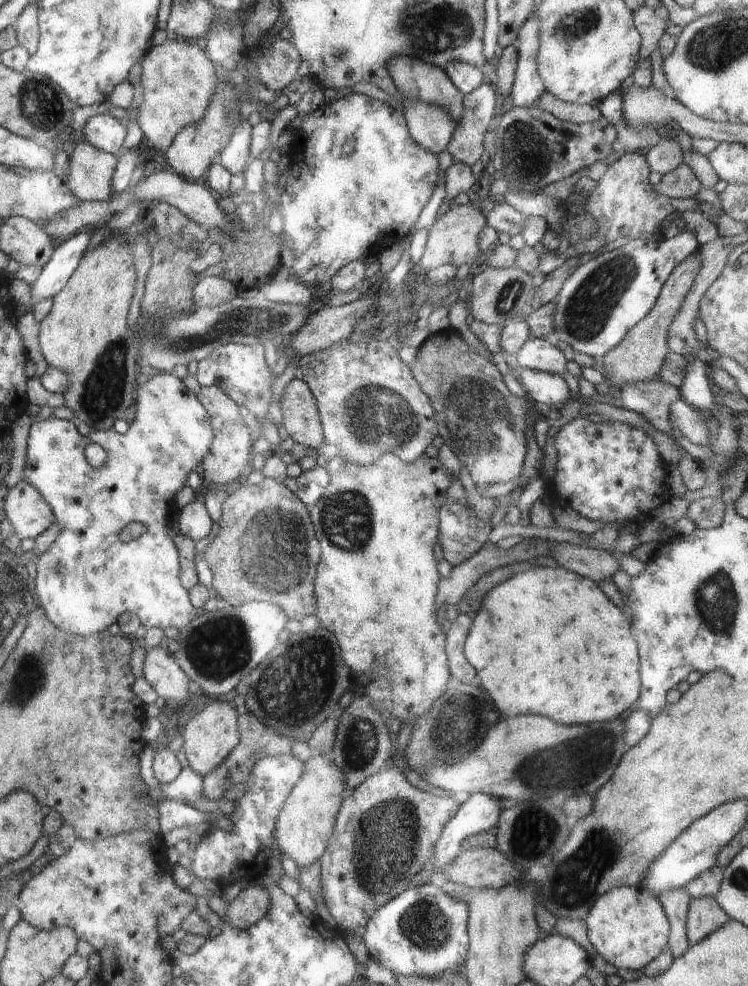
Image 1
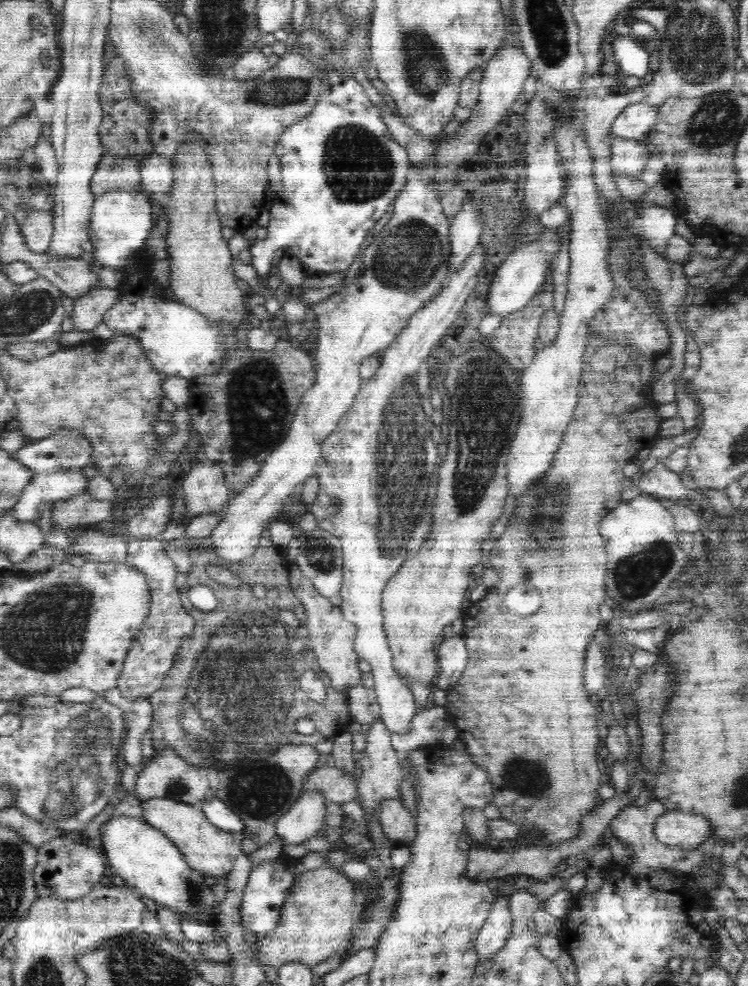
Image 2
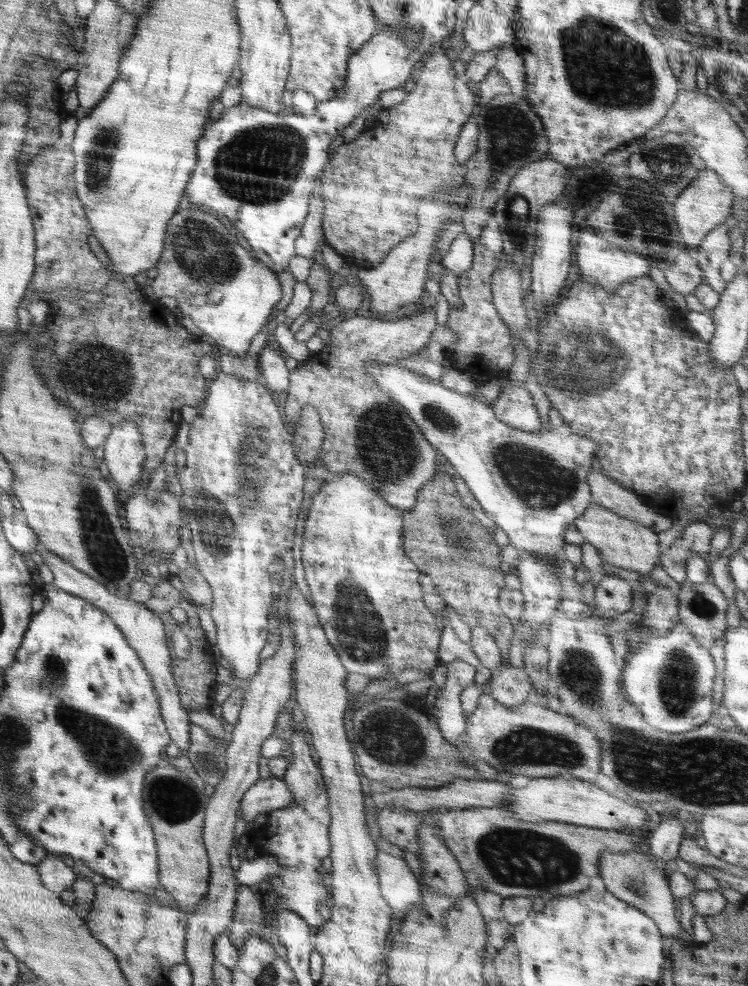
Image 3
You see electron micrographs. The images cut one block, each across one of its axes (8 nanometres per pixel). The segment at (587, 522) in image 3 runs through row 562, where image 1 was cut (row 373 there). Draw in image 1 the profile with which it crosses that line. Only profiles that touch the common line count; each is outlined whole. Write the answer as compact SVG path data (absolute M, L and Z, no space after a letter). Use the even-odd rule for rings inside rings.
M698 251L676 265L664 283L652 310L636 326L628 330L626 336L603 356L603 375L612 382L613 389L624 381L652 381L660 374L661 366L664 366L666 355L669 353L667 338L670 323L678 314L684 299L693 287L700 267L701 256Z

